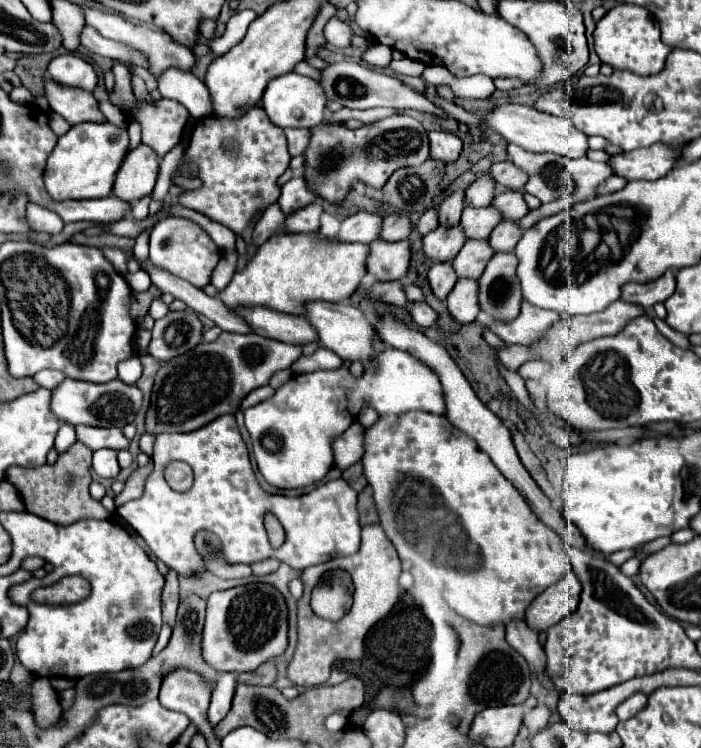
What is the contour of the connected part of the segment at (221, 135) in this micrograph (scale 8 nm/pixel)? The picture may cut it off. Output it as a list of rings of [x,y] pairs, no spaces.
[[[256,106],[248,108],[238,118],[206,116],[194,124],[186,148],[186,160],[198,166],[196,178],[202,180],[202,186],[190,192],[192,208],[238,232],[248,244],[248,256],[238,258],[238,270],[242,270],[256,252],[256,246],[250,242],[250,220],[258,210],[264,210],[268,204],[278,200],[278,178],[290,164],[291,156],[282,128],[274,126],[270,118],[266,118],[266,112]]]

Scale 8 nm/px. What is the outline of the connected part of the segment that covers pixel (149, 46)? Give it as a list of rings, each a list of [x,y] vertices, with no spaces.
[[[82,6],[82,12],[84,12],[84,20],[86,20],[86,26],[98,30],[104,38],[110,38],[110,40],[118,40],[118,42],[126,42],[134,48],[138,48],[140,52],[146,54],[148,62],[150,62],[150,74],[152,76],[158,76],[160,72],[164,72],[166,68],[180,68],[180,70],[192,70],[196,58],[192,54],[190,48],[182,46],[180,42],[172,42],[172,38],[166,34],[166,32],[154,32],[146,26],[140,26],[140,24],[132,24],[128,20],[124,20],[122,16],[118,14],[110,14],[110,12],[104,12],[104,10],[98,10],[98,8],[88,8],[88,6]]]

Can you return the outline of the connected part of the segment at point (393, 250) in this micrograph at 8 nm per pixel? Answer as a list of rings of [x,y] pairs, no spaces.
[[[374,240],[370,244],[368,272],[376,274],[380,282],[402,280],[410,268],[410,258],[412,258],[410,240],[400,242]]]

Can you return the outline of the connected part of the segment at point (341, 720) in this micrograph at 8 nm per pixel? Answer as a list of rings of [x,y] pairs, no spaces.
[[[334,713],[328,716],[328,718],[325,720],[325,726],[328,731],[336,732],[343,729],[346,726],[347,722],[347,717]]]

